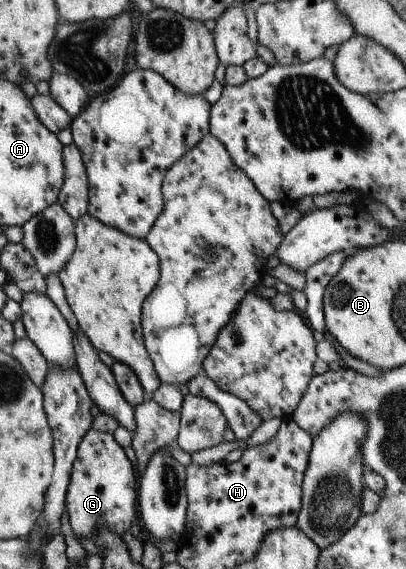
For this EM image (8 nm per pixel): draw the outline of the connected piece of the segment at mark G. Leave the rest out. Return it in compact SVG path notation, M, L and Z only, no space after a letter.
M92 427L87 429L78 444L65 493L68 521L76 539L81 536L91 539L91 535L100 528L122 535L131 523L138 520L137 484L134 465L126 458L112 434Z

